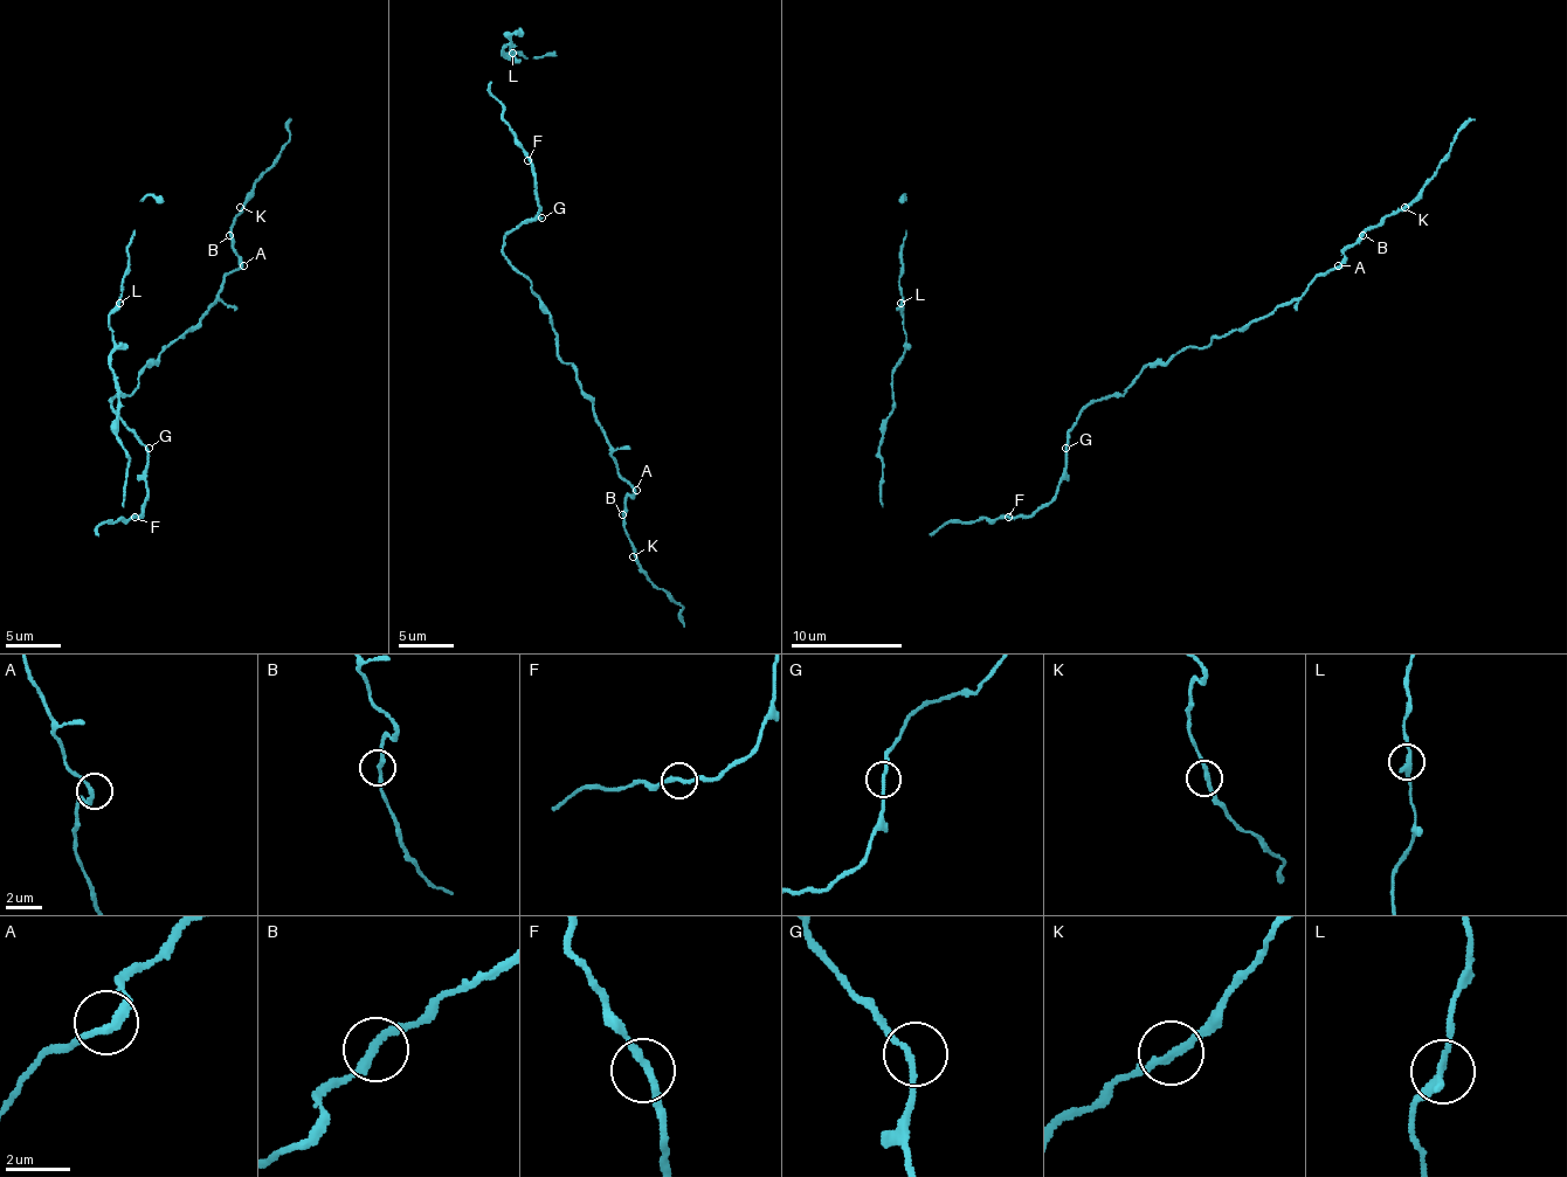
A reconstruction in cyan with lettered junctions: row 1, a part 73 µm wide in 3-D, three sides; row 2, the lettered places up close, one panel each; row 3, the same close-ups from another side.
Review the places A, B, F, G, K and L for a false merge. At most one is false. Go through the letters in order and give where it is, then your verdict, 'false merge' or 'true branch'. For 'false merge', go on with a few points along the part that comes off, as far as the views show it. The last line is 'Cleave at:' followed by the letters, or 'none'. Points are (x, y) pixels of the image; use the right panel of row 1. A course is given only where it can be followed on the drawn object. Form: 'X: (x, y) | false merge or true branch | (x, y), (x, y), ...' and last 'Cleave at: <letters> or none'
A: (1338, 265) | true branch
B: (1362, 235) | true branch
F: (1008, 517) | true branch
G: (1065, 448) | true branch
K: (1405, 207) | true branch
L: (901, 303) | true branch
Cleave at: none

